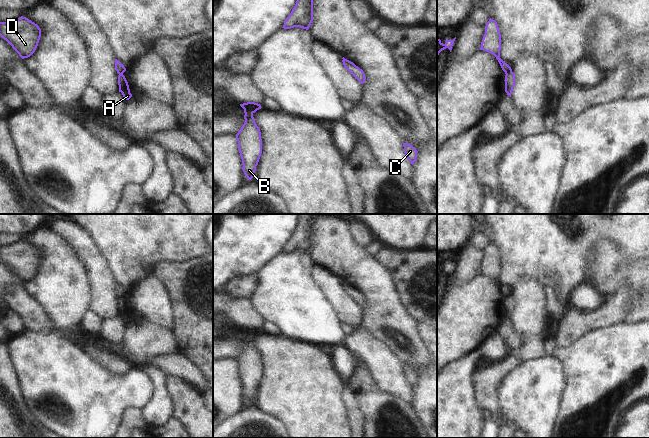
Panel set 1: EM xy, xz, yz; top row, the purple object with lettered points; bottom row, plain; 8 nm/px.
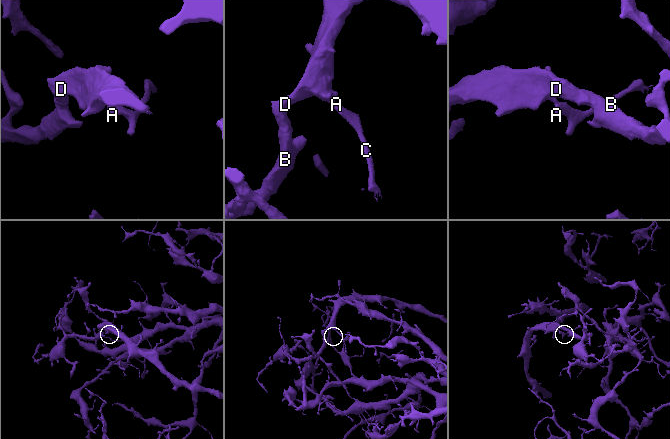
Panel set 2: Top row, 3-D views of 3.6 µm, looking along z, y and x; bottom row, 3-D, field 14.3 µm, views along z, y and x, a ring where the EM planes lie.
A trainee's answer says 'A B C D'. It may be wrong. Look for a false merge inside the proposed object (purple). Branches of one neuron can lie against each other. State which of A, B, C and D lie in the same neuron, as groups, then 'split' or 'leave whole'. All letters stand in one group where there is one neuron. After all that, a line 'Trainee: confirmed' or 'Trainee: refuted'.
A C / B D | split
Trainee: refuted

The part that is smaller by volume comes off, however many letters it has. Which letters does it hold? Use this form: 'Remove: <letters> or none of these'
Remove: A, C

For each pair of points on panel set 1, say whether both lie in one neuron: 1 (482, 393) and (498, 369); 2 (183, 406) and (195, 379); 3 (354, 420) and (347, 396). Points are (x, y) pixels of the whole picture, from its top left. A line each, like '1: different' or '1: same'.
1: same
2: different
3: same

